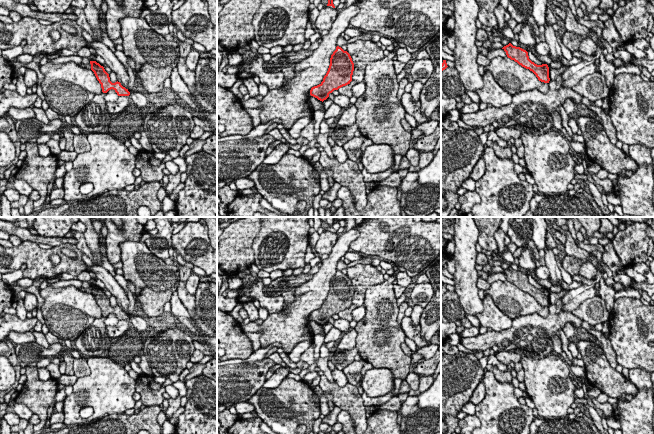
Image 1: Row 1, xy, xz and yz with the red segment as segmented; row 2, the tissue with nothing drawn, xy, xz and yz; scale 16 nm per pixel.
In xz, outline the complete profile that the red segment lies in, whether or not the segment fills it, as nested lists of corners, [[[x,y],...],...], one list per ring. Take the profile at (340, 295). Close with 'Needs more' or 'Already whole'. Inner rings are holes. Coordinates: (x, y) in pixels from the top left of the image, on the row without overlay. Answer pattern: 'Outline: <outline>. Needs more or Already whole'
Outline: [[[337,270],[330,282],[330,289],[323,305],[311,312],[310,319],[324,325],[334,314],[350,308],[354,287],[350,278]]]. Already whole

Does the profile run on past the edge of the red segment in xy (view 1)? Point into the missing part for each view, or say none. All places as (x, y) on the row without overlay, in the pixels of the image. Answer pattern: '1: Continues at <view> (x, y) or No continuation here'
1: No continuation here

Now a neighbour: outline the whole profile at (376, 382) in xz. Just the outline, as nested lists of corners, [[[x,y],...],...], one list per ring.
[[[372,368],[362,377],[361,387],[369,397],[384,396],[395,386],[394,378],[388,368]]]

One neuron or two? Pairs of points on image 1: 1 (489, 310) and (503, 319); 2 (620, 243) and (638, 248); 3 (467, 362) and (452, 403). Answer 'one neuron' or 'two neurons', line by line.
1: one neuron
2: one neuron
3: one neuron

